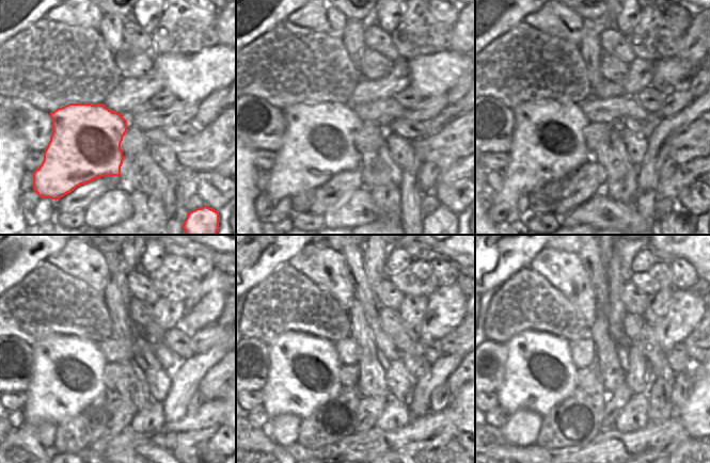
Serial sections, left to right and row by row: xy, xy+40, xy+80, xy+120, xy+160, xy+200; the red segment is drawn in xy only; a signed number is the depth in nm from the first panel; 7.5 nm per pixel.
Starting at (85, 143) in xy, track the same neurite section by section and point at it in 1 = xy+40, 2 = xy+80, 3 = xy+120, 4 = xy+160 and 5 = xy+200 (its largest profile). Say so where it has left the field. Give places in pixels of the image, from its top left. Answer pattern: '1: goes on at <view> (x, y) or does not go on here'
1: goes on at xy+40 (318, 141)
2: goes on at xy+80 (548, 144)
3: goes on at xy+120 (67, 376)
4: goes on at xy+160 (303, 373)
5: goes on at xy+200 (539, 372)

